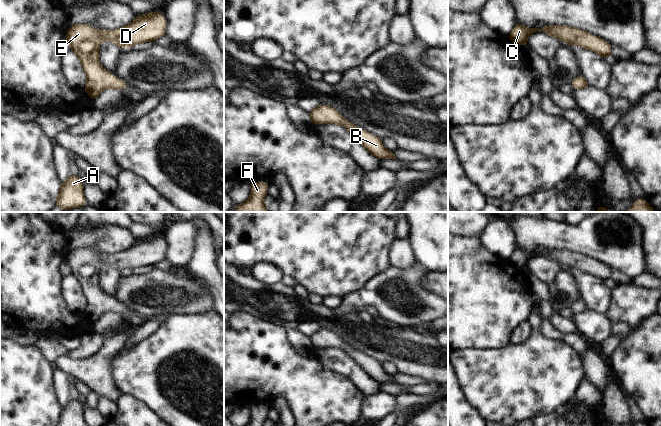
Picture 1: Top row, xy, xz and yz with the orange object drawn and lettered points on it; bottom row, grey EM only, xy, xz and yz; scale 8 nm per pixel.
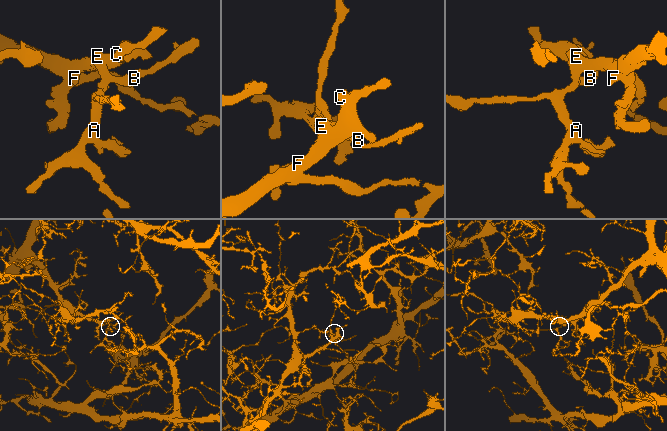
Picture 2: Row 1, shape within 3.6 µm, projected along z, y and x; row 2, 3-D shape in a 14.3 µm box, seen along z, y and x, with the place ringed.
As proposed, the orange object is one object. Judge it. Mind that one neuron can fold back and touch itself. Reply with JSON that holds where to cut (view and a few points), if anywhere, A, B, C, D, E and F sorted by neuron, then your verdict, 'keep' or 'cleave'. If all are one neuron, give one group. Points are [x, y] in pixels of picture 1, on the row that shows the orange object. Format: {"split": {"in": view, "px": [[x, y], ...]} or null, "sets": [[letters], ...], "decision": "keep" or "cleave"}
{"split": null, "sets": [["A", "B", "C", "D", "E", "F"]], "decision": "keep"}

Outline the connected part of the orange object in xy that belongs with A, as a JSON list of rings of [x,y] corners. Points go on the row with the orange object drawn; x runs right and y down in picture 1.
[[[69,175],[64,183],[61,183],[56,199],[56,206],[62,211],[86,205],[83,196],[83,181],[77,175]]]

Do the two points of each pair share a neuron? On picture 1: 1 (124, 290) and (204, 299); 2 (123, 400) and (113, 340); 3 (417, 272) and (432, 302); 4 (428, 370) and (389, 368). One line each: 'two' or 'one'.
1: one
2: two
3: one
4: two

